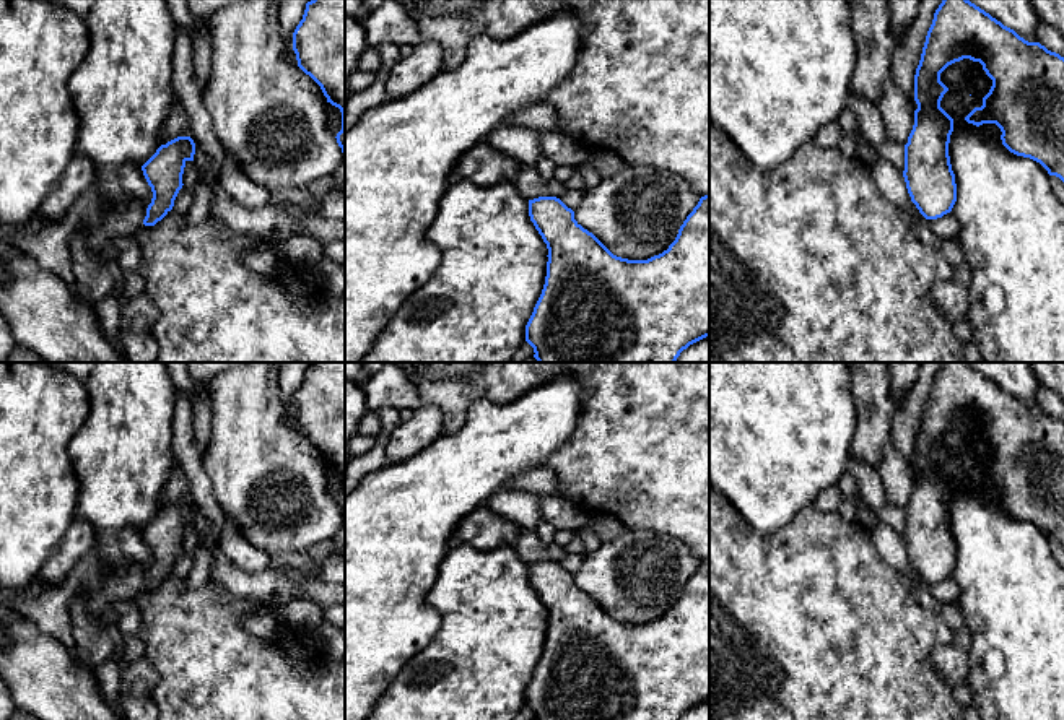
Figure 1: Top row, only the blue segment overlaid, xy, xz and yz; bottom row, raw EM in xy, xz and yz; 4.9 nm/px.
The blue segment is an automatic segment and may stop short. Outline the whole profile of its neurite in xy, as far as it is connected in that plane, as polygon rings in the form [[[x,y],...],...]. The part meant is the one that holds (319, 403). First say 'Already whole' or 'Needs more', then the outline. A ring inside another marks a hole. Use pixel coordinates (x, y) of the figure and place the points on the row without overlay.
Already whole. [[[312,362],[293,397],[298,431],[342,476],[337,507],[345,520],[345,362]]]

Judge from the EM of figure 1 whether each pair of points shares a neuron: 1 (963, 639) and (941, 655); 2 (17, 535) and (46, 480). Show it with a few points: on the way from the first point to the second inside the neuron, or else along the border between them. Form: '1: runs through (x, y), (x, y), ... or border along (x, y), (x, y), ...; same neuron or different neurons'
1: runs through (959, 644), (946, 655); same neuron
2: runs through (17, 522), (17, 509), (33, 493); same neuron

